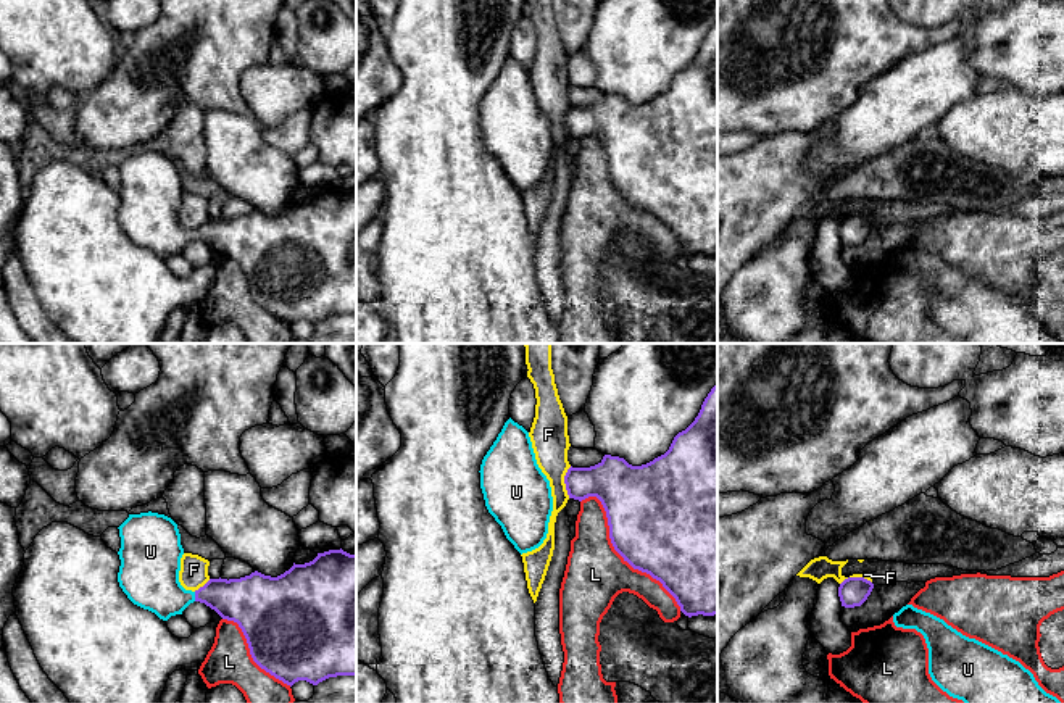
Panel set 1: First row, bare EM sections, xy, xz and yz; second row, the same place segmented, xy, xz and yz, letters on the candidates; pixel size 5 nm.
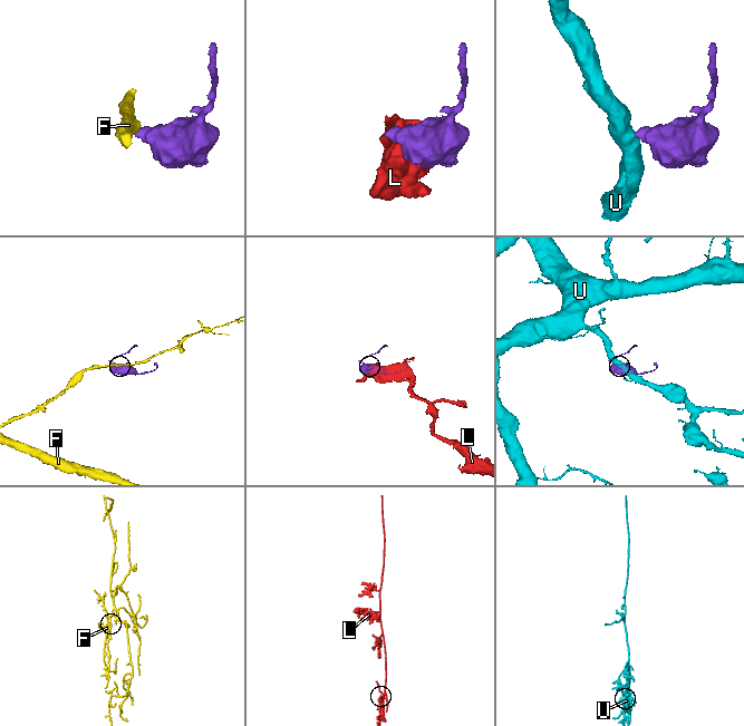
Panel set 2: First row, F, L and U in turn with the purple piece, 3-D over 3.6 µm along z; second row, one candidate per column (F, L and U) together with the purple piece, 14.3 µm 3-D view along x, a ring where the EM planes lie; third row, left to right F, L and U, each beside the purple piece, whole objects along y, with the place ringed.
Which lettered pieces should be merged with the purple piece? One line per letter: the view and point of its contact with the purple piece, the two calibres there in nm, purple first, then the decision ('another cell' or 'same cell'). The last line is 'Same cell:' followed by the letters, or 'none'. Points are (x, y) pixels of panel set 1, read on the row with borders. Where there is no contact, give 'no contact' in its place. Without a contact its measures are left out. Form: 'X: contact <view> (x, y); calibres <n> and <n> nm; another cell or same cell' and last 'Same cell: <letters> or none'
F: contact xz (565, 482); calibres 240 and 190 nm; another cell
L: contact xz (619, 553); calibres 500 and 300 nm; another cell
U: contact xy (195, 597); calibres 240 and 280 nm; same cell
Same cell: U

